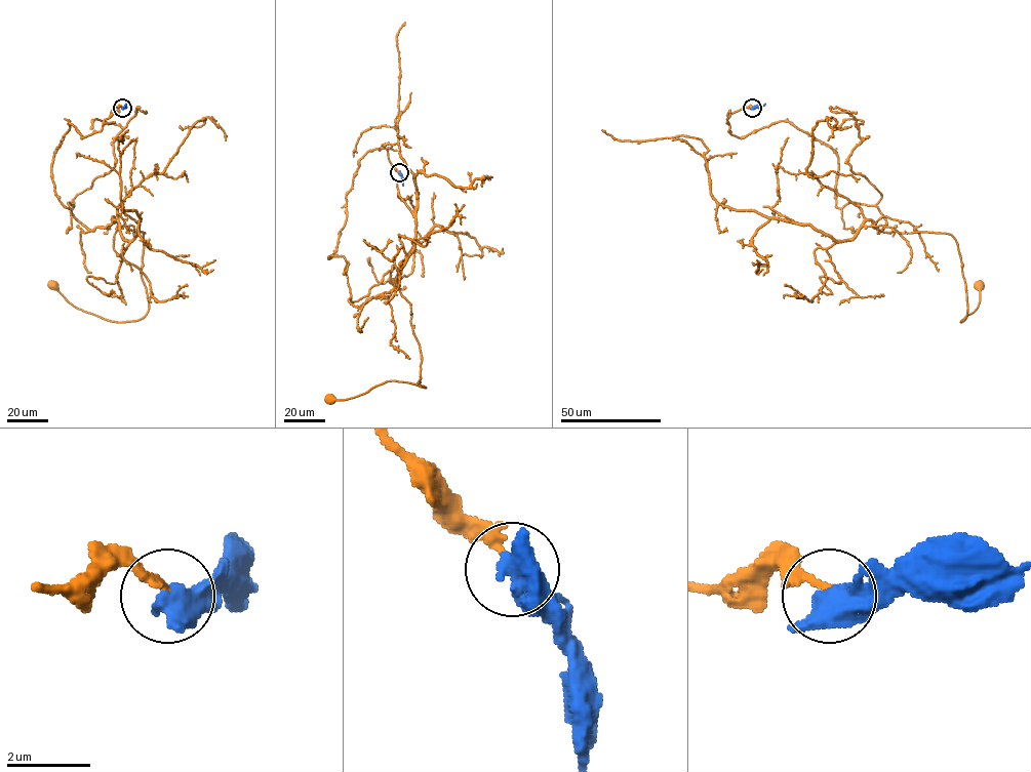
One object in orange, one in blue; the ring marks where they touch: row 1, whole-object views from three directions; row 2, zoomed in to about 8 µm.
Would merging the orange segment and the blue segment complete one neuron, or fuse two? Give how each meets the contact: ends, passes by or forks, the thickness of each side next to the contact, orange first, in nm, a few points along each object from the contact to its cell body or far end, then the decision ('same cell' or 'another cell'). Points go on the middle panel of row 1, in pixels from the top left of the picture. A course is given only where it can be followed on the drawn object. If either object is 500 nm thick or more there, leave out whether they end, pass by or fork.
170/750 nm | orange via (399, 173), (386, 148), (359, 161), (328, 258), (345, 258), (355, 306), (397, 284), (426, 388), (331, 399) | blue via (399, 173), (402, 186) | another cell

